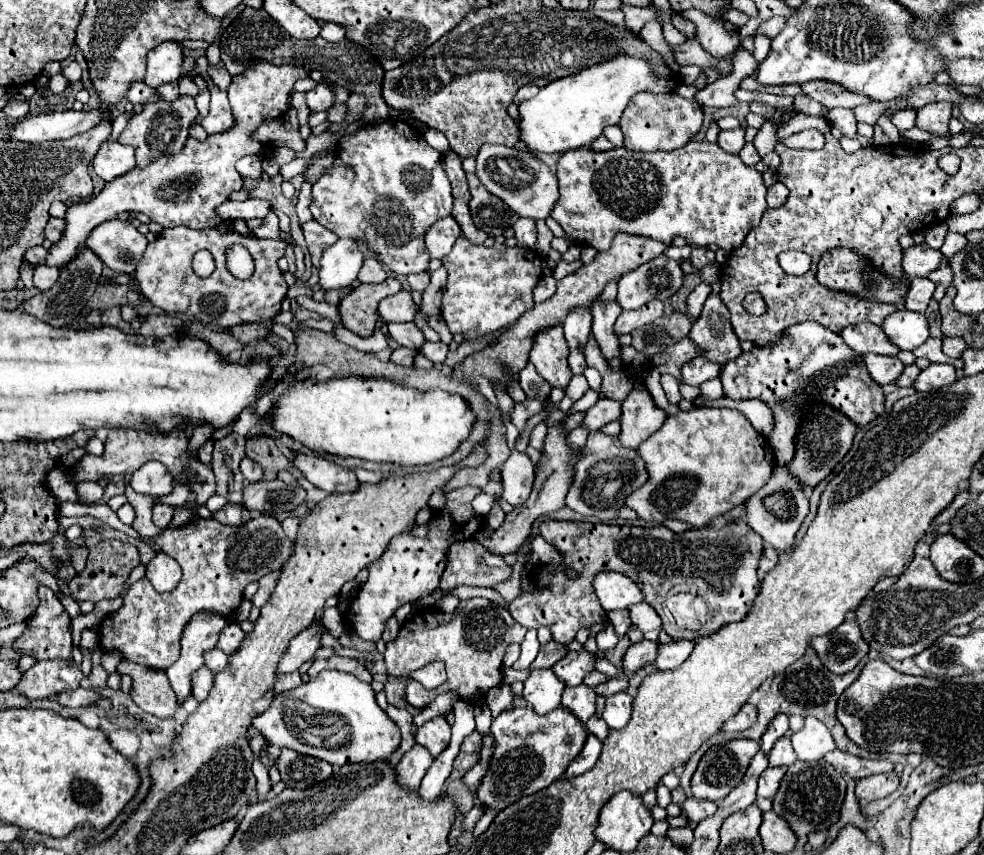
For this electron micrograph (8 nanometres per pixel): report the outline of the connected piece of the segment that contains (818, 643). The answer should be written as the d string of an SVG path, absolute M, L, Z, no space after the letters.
M844 622L834 632L812 638L812 646L822 664L836 674L850 672L868 654L868 644L856 622Z

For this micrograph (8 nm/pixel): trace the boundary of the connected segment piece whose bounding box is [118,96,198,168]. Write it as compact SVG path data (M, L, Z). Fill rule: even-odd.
M180 96L174 102L160 100L156 104L148 104L148 106L144 106L144 110L140 114L136 114L132 120L128 120L128 126L122 132L118 142L134 146L136 162L140 168L144 168L160 156L180 154L186 144L186 138L188 138L188 126L196 116L198 116L198 108L196 108L192 96Z

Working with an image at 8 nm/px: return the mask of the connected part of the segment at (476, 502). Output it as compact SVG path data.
M481 492L472 500L472 507L480 516L487 516L488 512L492 509L494 498L484 492Z

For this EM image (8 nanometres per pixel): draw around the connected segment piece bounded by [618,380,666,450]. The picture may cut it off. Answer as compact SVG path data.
M638 380L632 392L622 402L622 432L618 436L620 444L630 450L638 450L638 446L648 436L652 436L652 432L656 432L666 420L666 414L656 408L650 392L640 392L640 388L642 382Z

